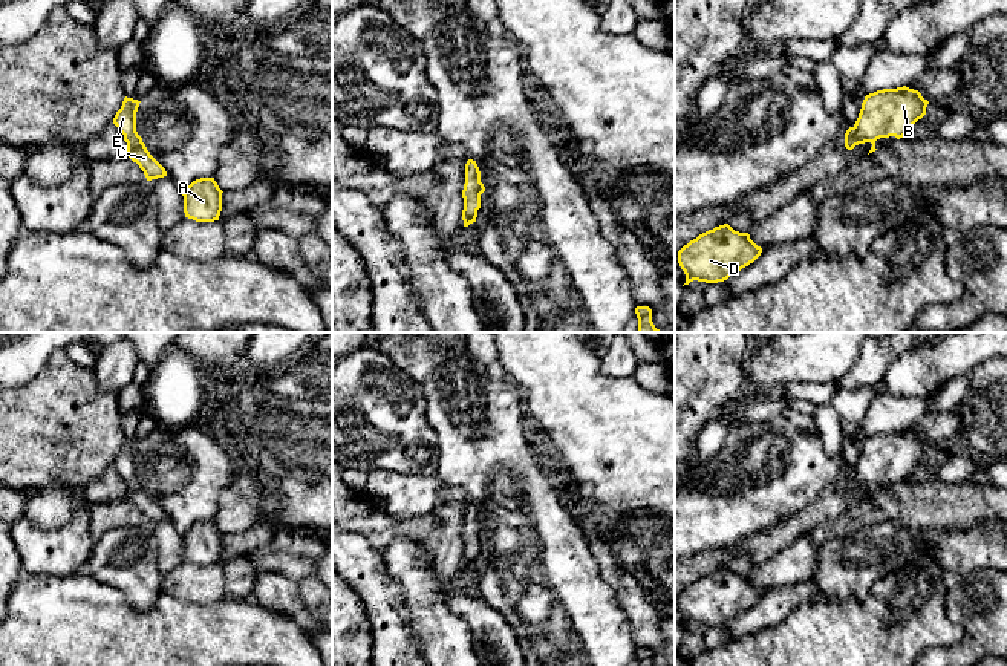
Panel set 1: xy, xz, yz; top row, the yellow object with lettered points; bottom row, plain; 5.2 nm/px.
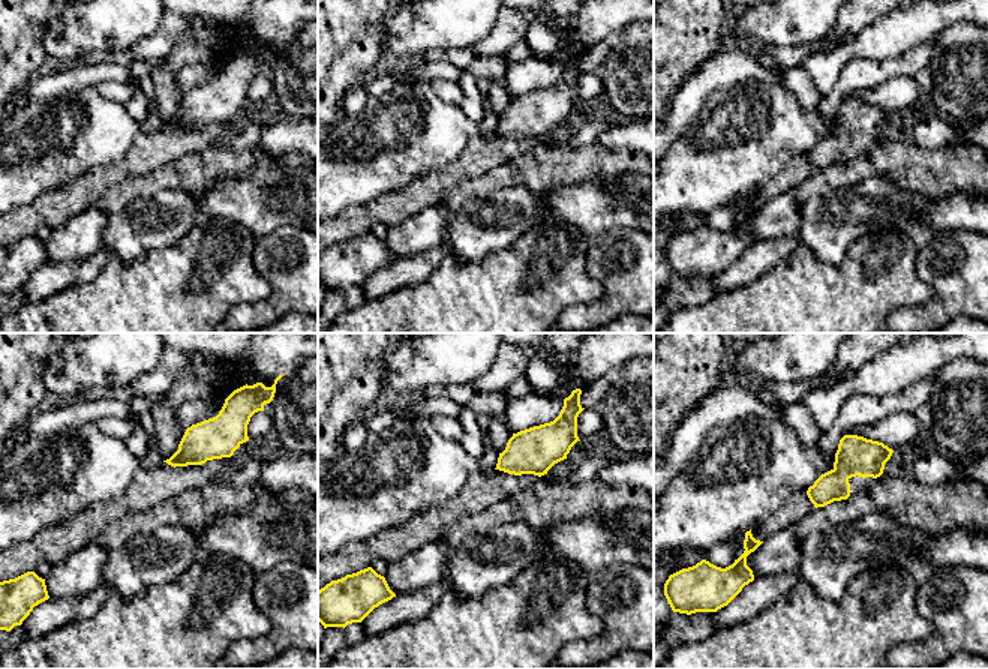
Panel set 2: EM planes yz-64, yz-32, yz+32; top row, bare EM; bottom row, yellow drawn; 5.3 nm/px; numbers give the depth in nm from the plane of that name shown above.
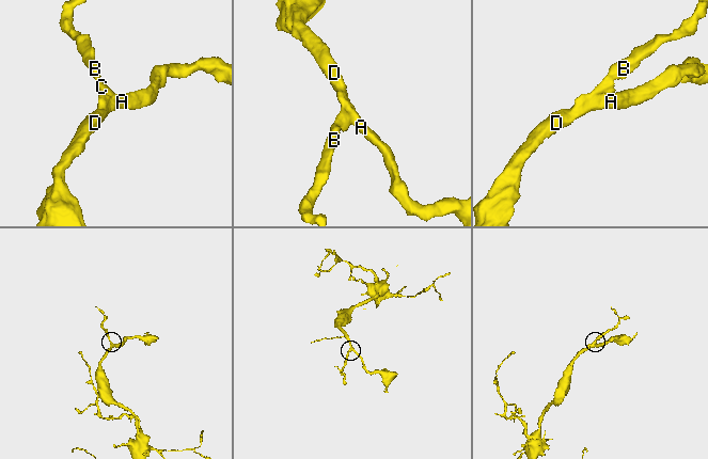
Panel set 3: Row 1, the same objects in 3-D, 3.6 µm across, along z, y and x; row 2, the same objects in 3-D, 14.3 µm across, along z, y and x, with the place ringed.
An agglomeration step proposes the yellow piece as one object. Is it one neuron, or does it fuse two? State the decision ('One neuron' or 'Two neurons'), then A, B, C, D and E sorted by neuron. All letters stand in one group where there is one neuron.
One neuron. Groups: A B C D E

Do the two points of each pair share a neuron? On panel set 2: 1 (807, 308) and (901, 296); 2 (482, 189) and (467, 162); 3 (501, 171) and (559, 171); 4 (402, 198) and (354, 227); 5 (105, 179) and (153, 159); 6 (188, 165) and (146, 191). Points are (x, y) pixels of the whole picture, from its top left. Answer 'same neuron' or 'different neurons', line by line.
1: same neuron
2: different neurons
3: same neuron
4: same neuron
5: same neuron
6: same neuron

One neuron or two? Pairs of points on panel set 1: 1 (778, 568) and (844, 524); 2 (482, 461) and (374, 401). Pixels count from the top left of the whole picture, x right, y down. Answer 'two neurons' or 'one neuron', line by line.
1: two neurons
2: two neurons

